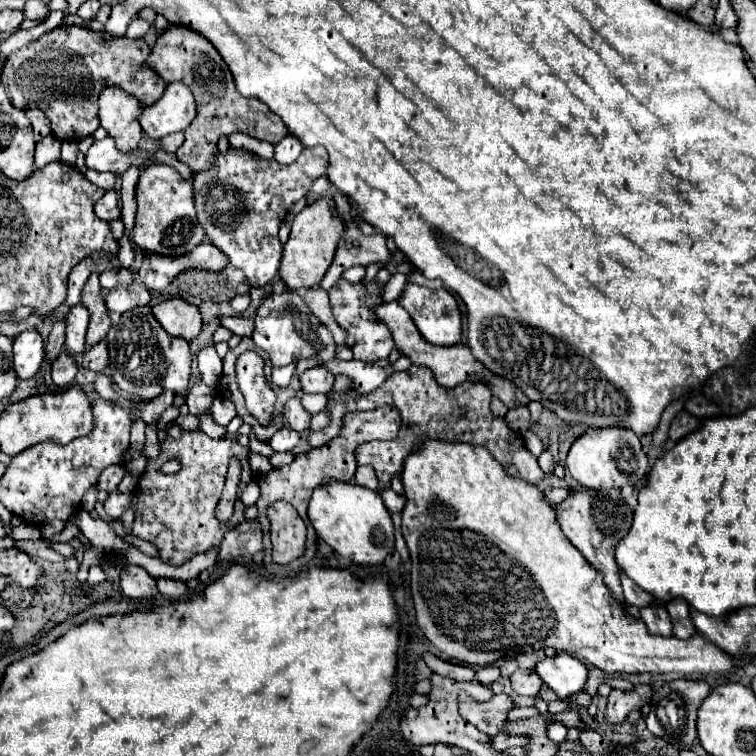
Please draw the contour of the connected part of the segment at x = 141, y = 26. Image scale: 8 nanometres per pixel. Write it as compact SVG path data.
M134 18L132 24L128 26L126 36L128 36L128 38L142 38L142 36L148 32L148 28L150 28L150 24L148 24L146 20L142 20L142 18Z

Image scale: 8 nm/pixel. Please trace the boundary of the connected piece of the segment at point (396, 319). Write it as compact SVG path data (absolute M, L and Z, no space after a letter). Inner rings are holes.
M388 302L388 304L380 304L380 308L376 308L376 316L380 316L380 320L384 320L384 324L388 324L388 330L392 332L394 338L394 346L396 350L400 350L400 354L408 356L412 360L412 364L416 366L424 366L430 368L436 382L444 388L454 388L466 380L480 380L484 384L490 384L492 380L492 372L488 368L484 368L484 364L480 364L468 350L466 344L456 344L456 346L432 346L428 344L418 328L414 326L412 318L408 316L408 312L398 304L398 302Z

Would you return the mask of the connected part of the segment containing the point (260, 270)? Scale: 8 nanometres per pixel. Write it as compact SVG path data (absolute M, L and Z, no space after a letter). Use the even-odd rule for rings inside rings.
M324 146L304 148L298 160L288 166L278 164L276 160L262 160L262 158L254 160L248 156L248 152L230 148L228 152L218 152L218 162L214 164L214 168L194 174L194 198L196 198L198 222L204 226L208 240L228 256L230 264L244 270L252 286L266 286L278 274L282 258L278 228L286 218L290 206L306 196L310 184L316 178L326 176L326 168L328 168L328 152Z

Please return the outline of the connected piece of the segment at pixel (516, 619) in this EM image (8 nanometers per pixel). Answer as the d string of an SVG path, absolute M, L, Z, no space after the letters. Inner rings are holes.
M426 440L422 448L414 454L408 456L404 462L402 470L402 484L404 484L404 496L408 498L404 510L402 510L402 536L406 540L406 546L410 550L410 560L412 560L412 600L416 608L416 622L424 636L440 648L444 654L448 654L454 660L460 660L460 664L466 666L490 666L496 660L502 660L506 656L514 654L530 654L536 650L544 648L556 648L558 652L568 652L572 656L578 656L592 666L600 668L606 674L726 674L734 666L740 664L740 660L732 658L730 654L724 654L716 644L712 644L706 636L702 634L692 634L688 640L680 640L676 636L652 636L648 628L644 628L644 622L640 620L638 614L632 614L626 606L622 606L618 600L614 600L612 592L604 584L604 578L600 576L598 570L594 570L584 556L580 554L578 548L572 548L568 544L568 538L564 532L560 532L560 526L556 522L556 512L552 504L544 502L542 492L534 486L528 484L520 478L512 478L504 472L504 466L484 448L484 446L472 446L472 444L448 444L448 442L438 442L438 440Z

